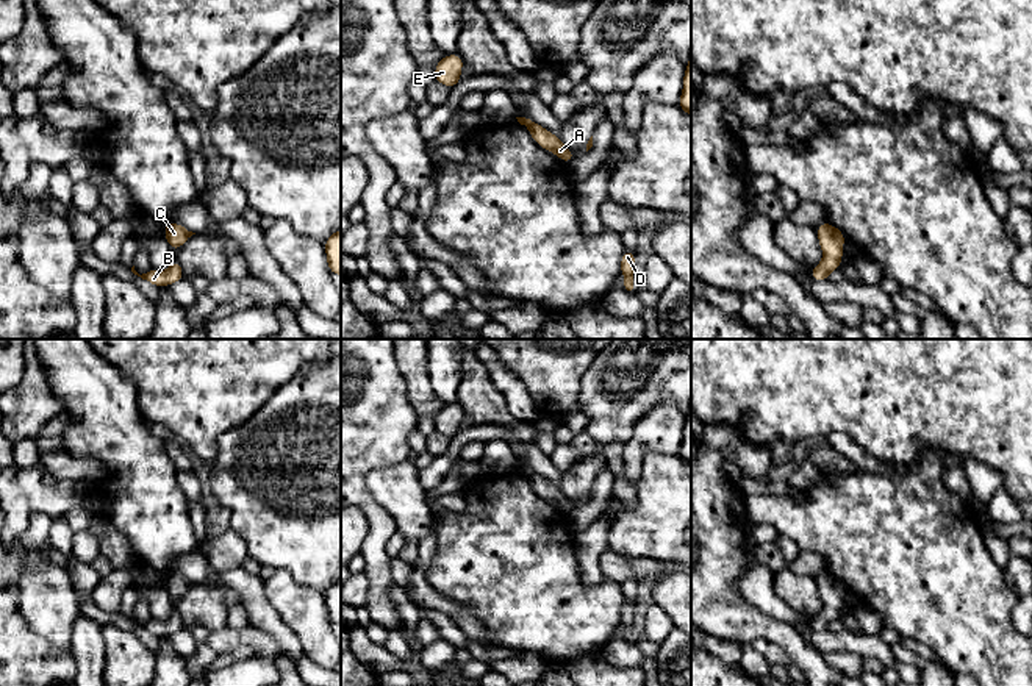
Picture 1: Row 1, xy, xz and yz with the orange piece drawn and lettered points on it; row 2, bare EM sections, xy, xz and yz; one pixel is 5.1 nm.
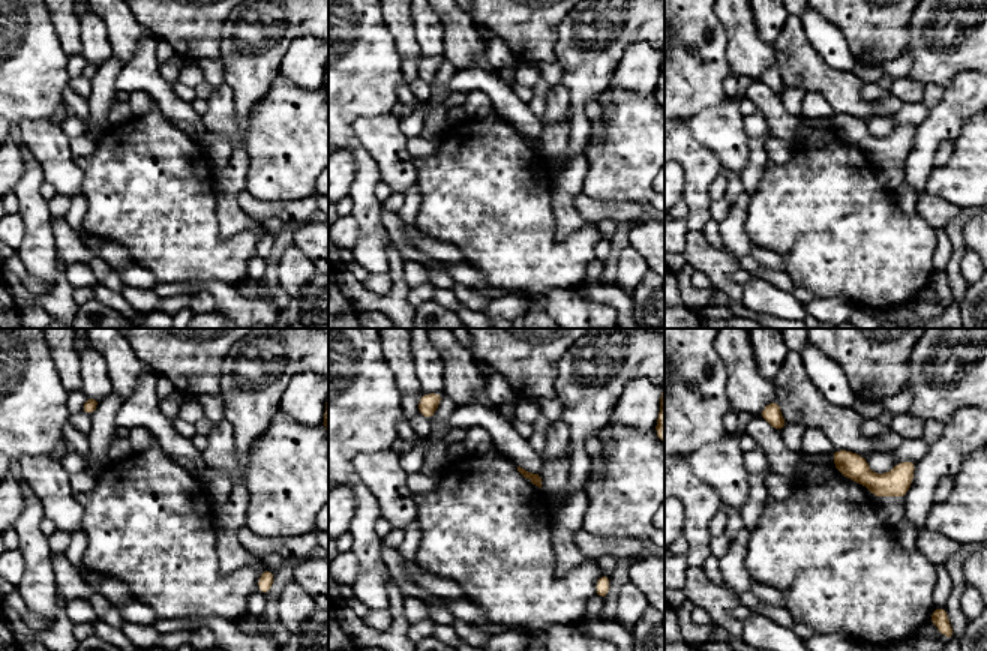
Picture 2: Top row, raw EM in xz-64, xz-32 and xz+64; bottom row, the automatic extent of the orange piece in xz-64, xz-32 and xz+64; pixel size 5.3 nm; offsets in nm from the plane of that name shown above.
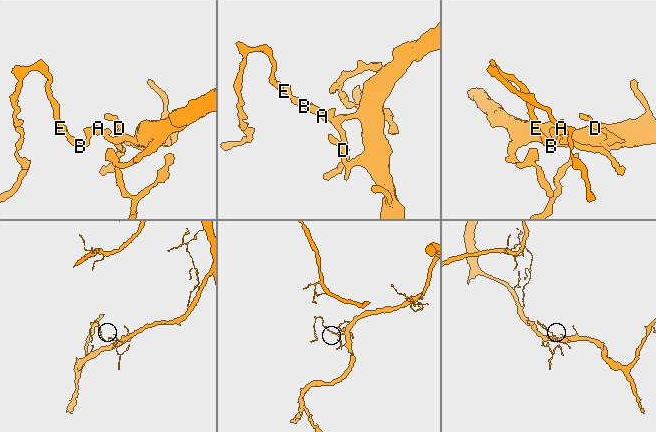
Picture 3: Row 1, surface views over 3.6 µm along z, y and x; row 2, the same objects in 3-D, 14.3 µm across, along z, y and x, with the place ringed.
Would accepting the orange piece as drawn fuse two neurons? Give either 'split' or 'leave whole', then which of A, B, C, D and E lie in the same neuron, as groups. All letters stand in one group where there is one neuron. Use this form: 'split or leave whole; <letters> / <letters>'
leave whole; A B C D E

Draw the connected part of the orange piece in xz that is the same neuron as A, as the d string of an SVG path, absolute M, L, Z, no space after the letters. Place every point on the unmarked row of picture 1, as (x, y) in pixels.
M525 467L516 469L530 481L533 491L539 497L549 500L550 503L555 503L563 513L568 514L575 508L575 505L563 494L563 491L557 484L549 483L544 477L530 469Z

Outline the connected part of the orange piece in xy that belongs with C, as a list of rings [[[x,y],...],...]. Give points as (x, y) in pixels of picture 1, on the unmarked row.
[[[169,572],[164,575],[164,588],[167,589],[170,600],[178,600],[192,584],[188,578],[180,573]]]

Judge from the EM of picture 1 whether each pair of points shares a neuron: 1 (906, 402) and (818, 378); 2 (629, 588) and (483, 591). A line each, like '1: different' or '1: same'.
1: same
2: different

